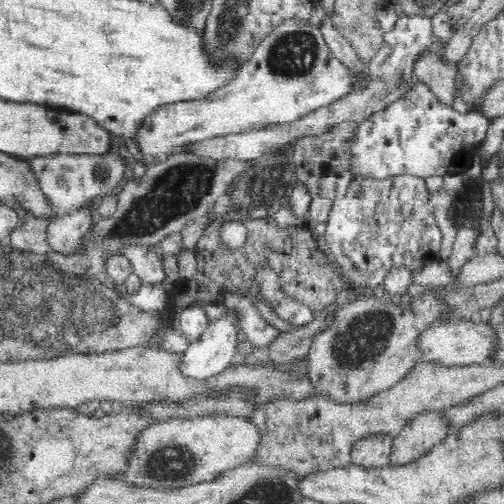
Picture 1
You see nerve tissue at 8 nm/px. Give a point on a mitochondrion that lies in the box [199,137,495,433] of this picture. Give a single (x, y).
(365, 336)

